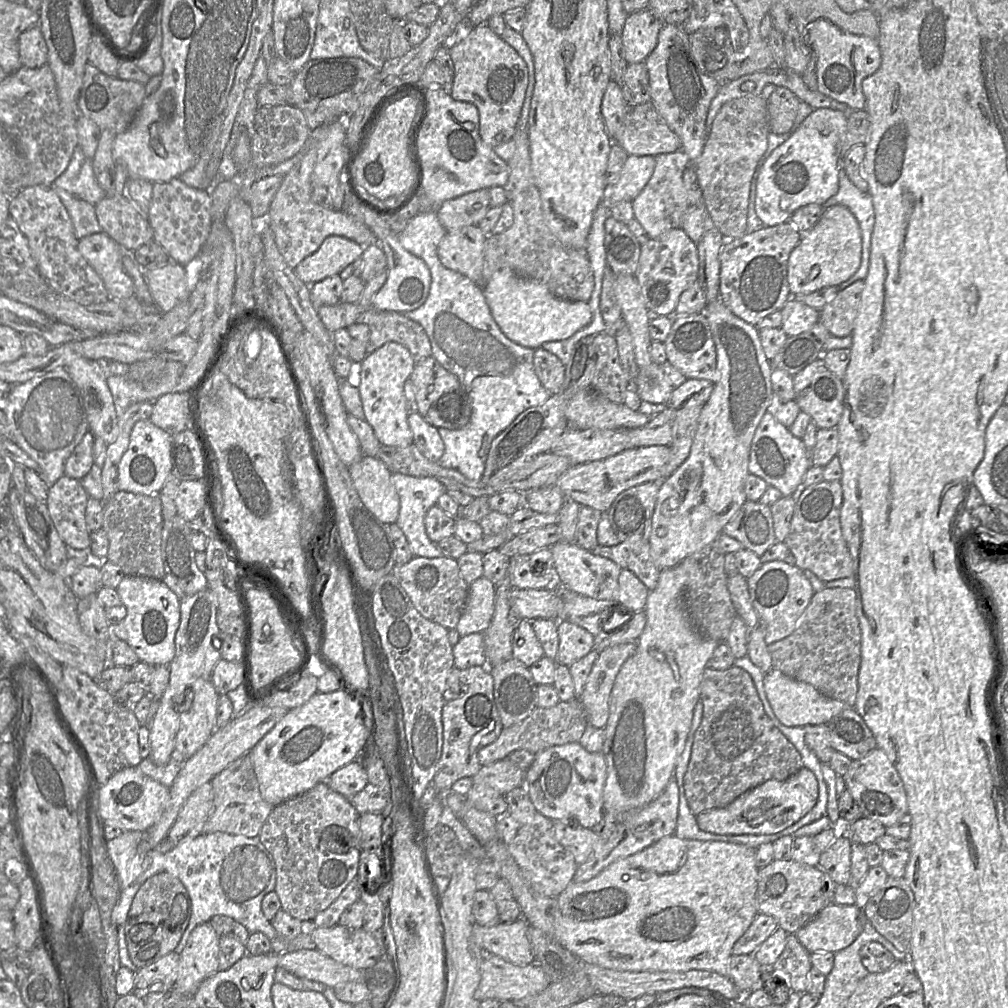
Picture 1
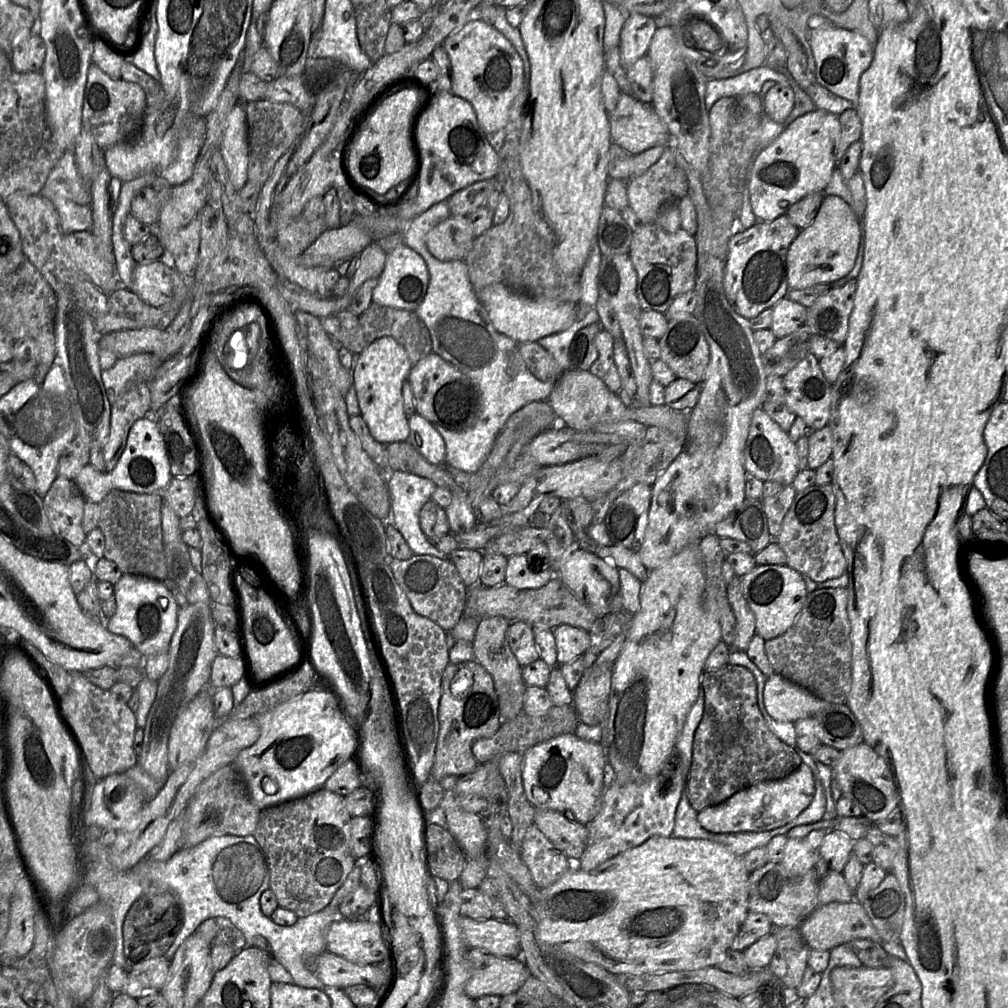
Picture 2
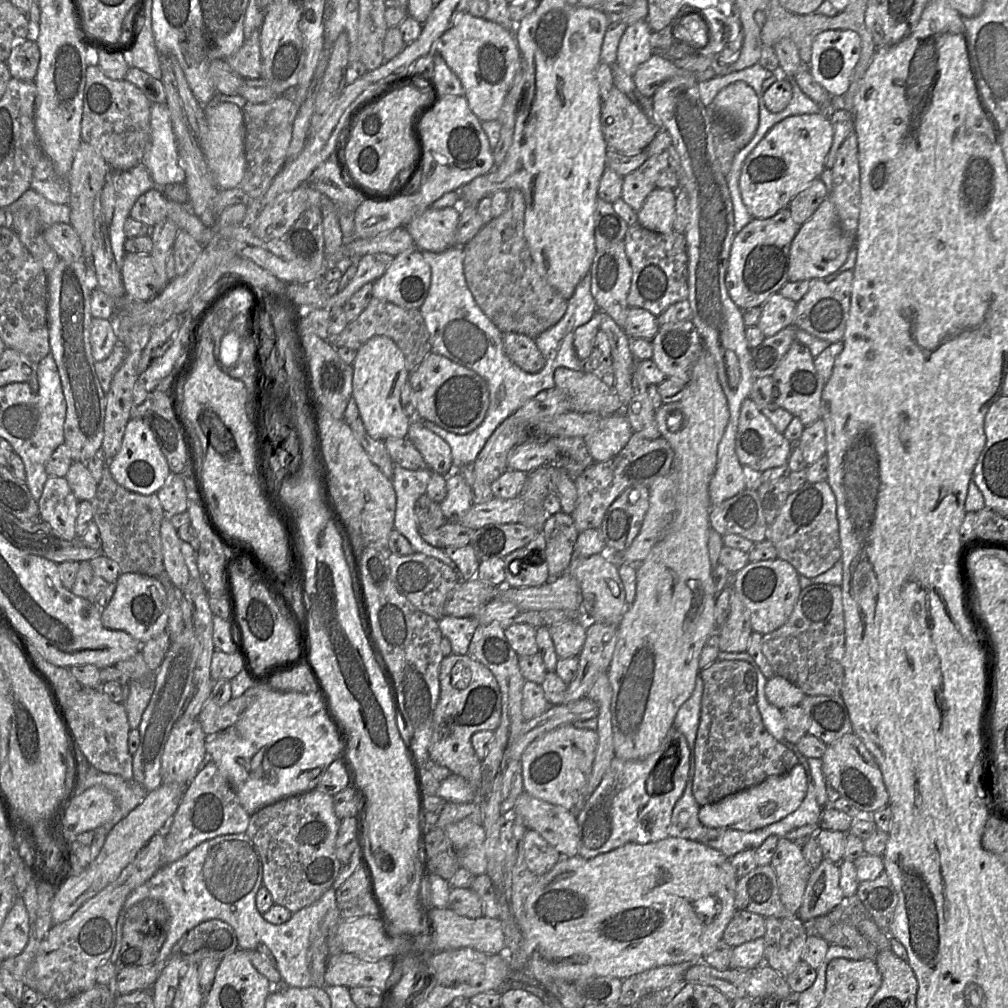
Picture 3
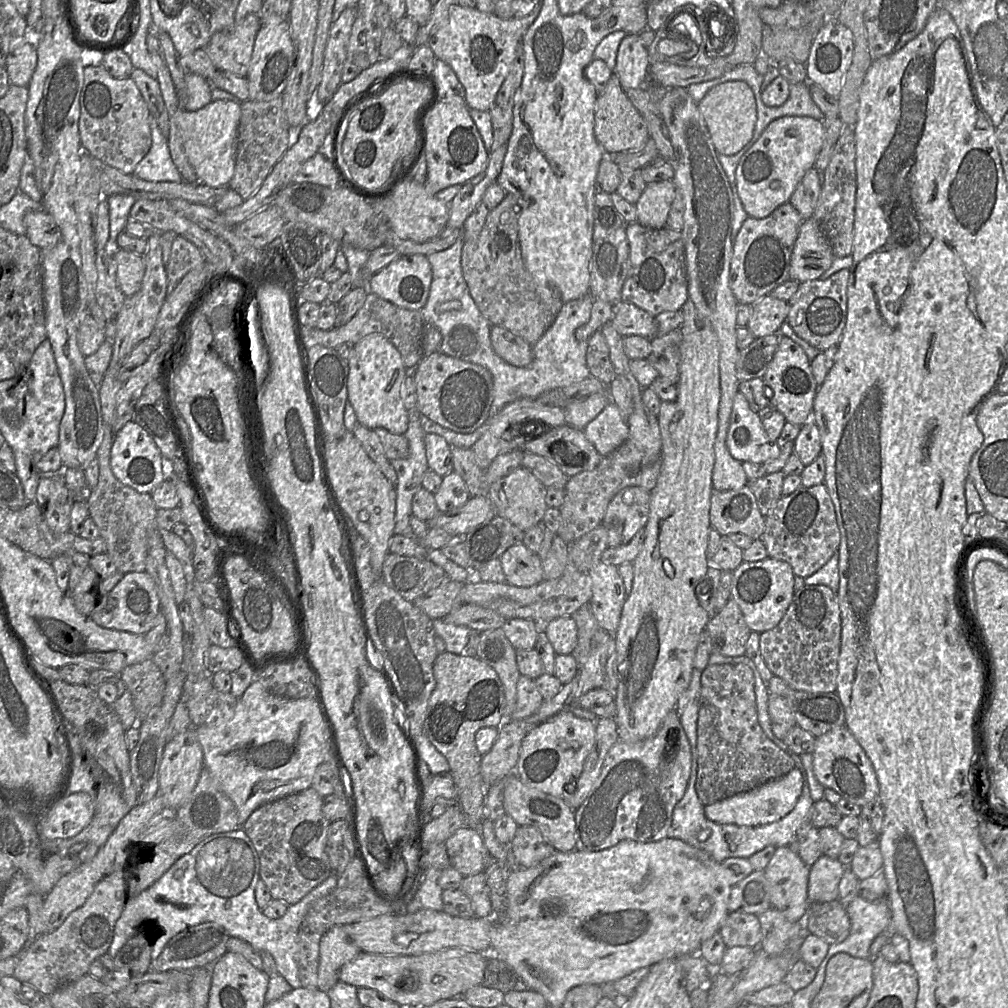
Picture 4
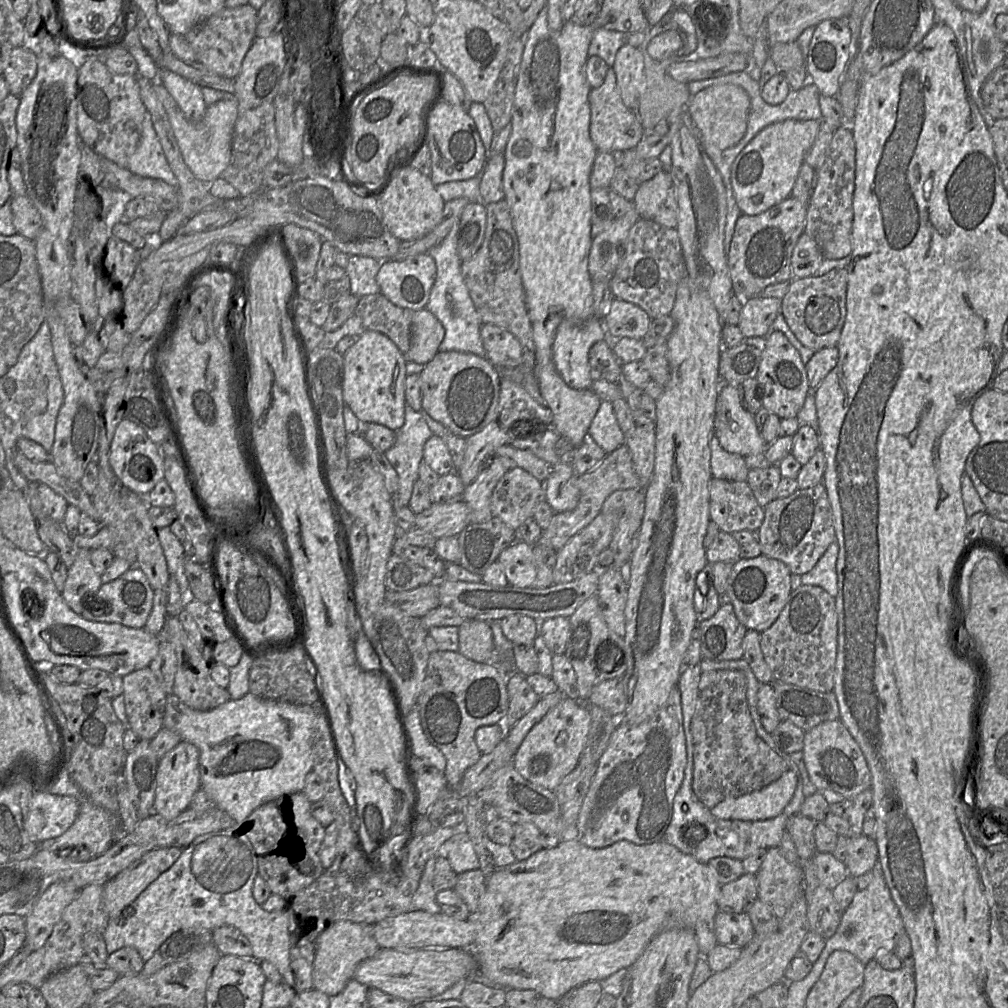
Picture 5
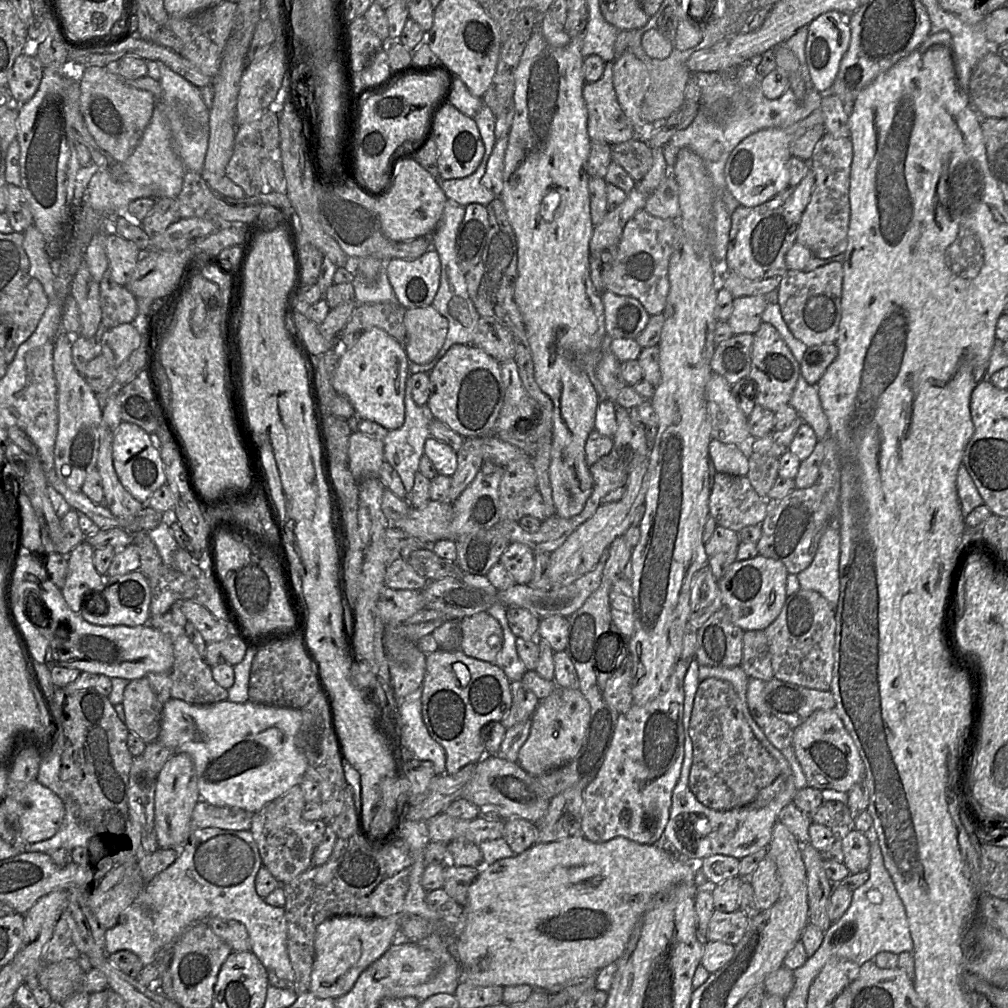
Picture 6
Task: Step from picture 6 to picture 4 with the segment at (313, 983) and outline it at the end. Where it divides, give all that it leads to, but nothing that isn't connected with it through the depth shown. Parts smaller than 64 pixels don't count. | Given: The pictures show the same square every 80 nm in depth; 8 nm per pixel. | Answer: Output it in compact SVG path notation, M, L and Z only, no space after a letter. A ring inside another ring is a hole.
M343 925L330 928L320 941L317 988L327 992L339 981L339 971L360 952Z

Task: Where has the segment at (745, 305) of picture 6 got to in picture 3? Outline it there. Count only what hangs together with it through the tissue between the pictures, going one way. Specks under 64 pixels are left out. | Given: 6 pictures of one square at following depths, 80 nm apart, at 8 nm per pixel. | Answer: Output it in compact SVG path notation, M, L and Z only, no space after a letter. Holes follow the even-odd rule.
M779 293L772 294L761 306L762 312L757 328L765 337L771 337L792 325L796 303Z

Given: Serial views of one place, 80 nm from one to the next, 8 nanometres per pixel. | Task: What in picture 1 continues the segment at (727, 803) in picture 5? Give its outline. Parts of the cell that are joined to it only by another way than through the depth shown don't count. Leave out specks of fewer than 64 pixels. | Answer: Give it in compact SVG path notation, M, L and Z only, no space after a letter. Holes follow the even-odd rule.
M802 766L787 780L764 782L746 791L726 807L698 814L696 821L701 830L714 834L776 834L804 817L815 806L818 794L818 782L814 774Z

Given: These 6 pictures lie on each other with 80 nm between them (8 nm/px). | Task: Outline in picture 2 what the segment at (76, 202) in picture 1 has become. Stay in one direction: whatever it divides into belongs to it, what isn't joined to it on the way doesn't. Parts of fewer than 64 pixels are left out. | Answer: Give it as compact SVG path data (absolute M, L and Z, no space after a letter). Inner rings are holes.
M44 188L39 195L49 199L55 206L64 234L92 231L93 217L90 205L77 204Z

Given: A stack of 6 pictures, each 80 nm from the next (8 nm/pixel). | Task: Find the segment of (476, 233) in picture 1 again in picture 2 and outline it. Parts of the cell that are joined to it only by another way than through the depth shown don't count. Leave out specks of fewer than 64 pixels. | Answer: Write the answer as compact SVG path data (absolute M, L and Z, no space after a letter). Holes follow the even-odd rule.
M450 215L426 234L426 246L440 261L464 261L474 239L472 226L467 217Z

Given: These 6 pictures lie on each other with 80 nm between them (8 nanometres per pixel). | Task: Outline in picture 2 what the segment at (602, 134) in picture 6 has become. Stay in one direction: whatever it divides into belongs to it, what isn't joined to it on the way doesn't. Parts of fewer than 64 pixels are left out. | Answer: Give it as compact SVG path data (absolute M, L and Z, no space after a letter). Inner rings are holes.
M625 93L620 94L615 109L608 114L608 121L612 143L631 155L638 155L654 146L673 144L666 124L657 115L651 103L643 103Z

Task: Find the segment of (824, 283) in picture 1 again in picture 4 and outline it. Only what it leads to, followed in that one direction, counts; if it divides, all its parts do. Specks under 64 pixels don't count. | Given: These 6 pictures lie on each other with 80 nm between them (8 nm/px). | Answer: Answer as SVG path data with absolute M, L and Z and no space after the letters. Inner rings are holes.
M813 217L803 220L791 255L790 279L799 283L819 279L834 259L819 223Z

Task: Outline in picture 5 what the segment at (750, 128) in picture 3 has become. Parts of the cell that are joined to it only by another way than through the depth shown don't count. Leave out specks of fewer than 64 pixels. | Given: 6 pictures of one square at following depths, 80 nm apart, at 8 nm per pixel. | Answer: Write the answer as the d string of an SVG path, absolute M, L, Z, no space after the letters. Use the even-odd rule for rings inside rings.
M724 84L705 88L691 96L686 109L701 135L701 142L707 140L725 150L736 145L745 135L750 106L750 98L742 87Z

